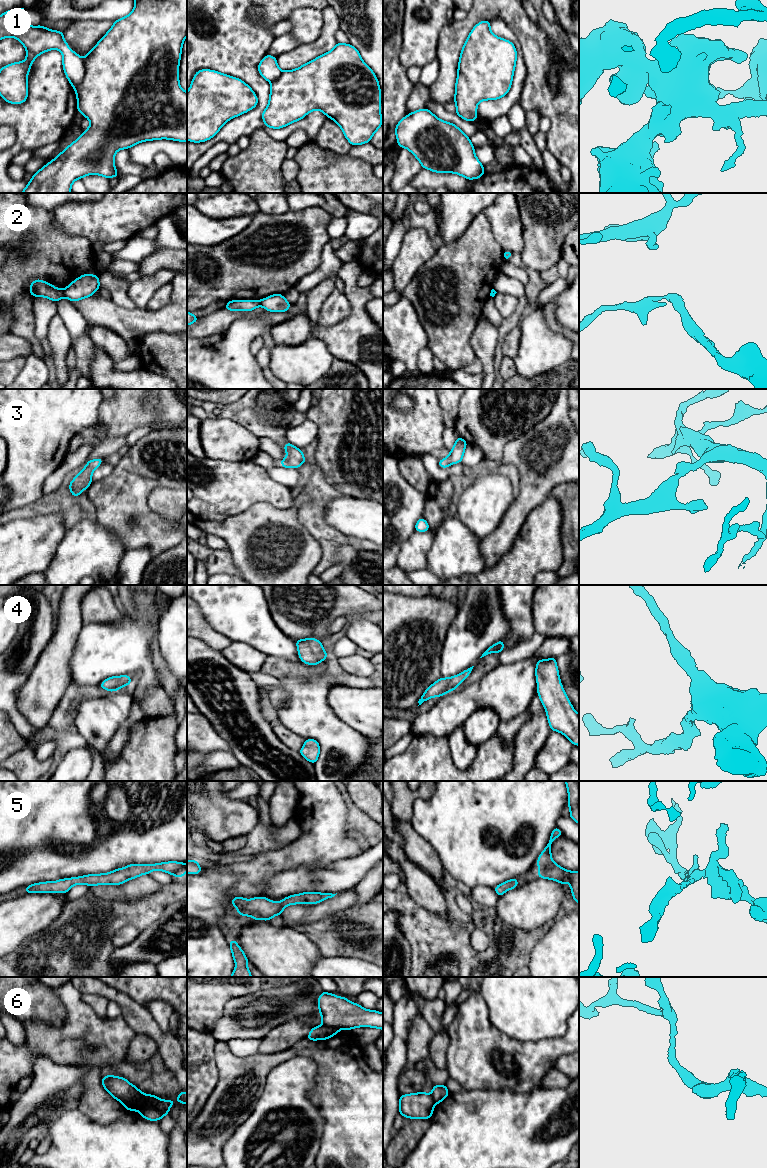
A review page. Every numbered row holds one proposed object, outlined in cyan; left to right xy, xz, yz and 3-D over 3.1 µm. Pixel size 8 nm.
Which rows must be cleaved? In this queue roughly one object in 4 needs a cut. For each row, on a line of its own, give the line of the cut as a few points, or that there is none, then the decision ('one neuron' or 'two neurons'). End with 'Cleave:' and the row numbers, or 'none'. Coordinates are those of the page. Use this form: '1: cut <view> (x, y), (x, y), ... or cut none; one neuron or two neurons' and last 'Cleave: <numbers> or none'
1: cut none; one neuron
2: cut xy (62, 290), (65, 296); two neurons
3: cut none; one neuron
4: cut none; one neuron
5: cut none; one neuron
6: cut xy (143, 1093), (125, 1106); two neurons
Cleave: 2, 6

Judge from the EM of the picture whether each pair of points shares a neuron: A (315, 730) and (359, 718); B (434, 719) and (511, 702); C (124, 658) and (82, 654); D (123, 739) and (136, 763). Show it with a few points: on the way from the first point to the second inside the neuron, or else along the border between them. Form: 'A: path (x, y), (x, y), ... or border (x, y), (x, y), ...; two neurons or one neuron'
A: border (329, 704), (332, 711), (342, 721), (364, 735); two neurons
B: path (453, 708), (468, 700), (492, 700); one neuron
C: path (114, 654), (92, 654); one neuron
D: border (137, 723), (130, 730), (128, 743), (112, 763); two neurons

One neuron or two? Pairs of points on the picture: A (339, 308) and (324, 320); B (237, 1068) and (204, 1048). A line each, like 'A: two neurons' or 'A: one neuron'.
A: one neuron
B: two neurons

